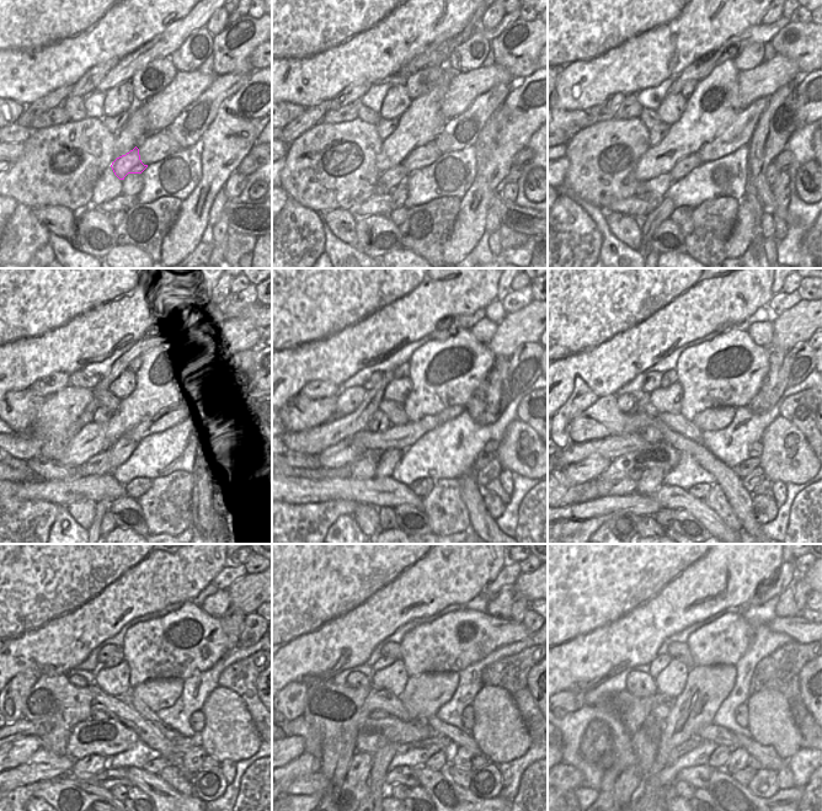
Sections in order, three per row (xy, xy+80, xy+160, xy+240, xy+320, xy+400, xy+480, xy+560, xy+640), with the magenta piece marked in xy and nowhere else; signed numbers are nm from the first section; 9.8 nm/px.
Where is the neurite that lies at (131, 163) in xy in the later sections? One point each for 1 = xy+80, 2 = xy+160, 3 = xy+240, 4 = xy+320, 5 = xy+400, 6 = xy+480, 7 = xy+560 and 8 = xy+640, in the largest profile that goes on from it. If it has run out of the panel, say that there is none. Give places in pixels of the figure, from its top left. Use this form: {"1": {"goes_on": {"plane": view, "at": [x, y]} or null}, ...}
{"1": {"goes_on": {"plane": "xy+80", "at": [390, 179]}}, "2": {"goes_on": {"plane": "xy+160", "at": [658, 186]}}, "3": {"goes_on": {"plane": "xy+240", "at": [100, 464]}}, "4": {"goes_on": {"plane": "xy+320", "at": [364, 468]}}, "5": {"goes_on": {"plane": "xy+400", "at": [625, 486]}}, "6": {"goes_on": {"plane": "xy+480", "at": [41, 766]}}, "7": {"goes_on": {"plane": "xy+560", "at": [307, 763]}}, "8": {"goes_on": null}}

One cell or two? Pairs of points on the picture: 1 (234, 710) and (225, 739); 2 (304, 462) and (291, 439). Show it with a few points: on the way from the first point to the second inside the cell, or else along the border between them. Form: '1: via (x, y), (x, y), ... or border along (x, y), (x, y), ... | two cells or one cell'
1: via (228, 718), (228, 731) | one cell
2: border along (287, 451), (316, 455) | two cells

